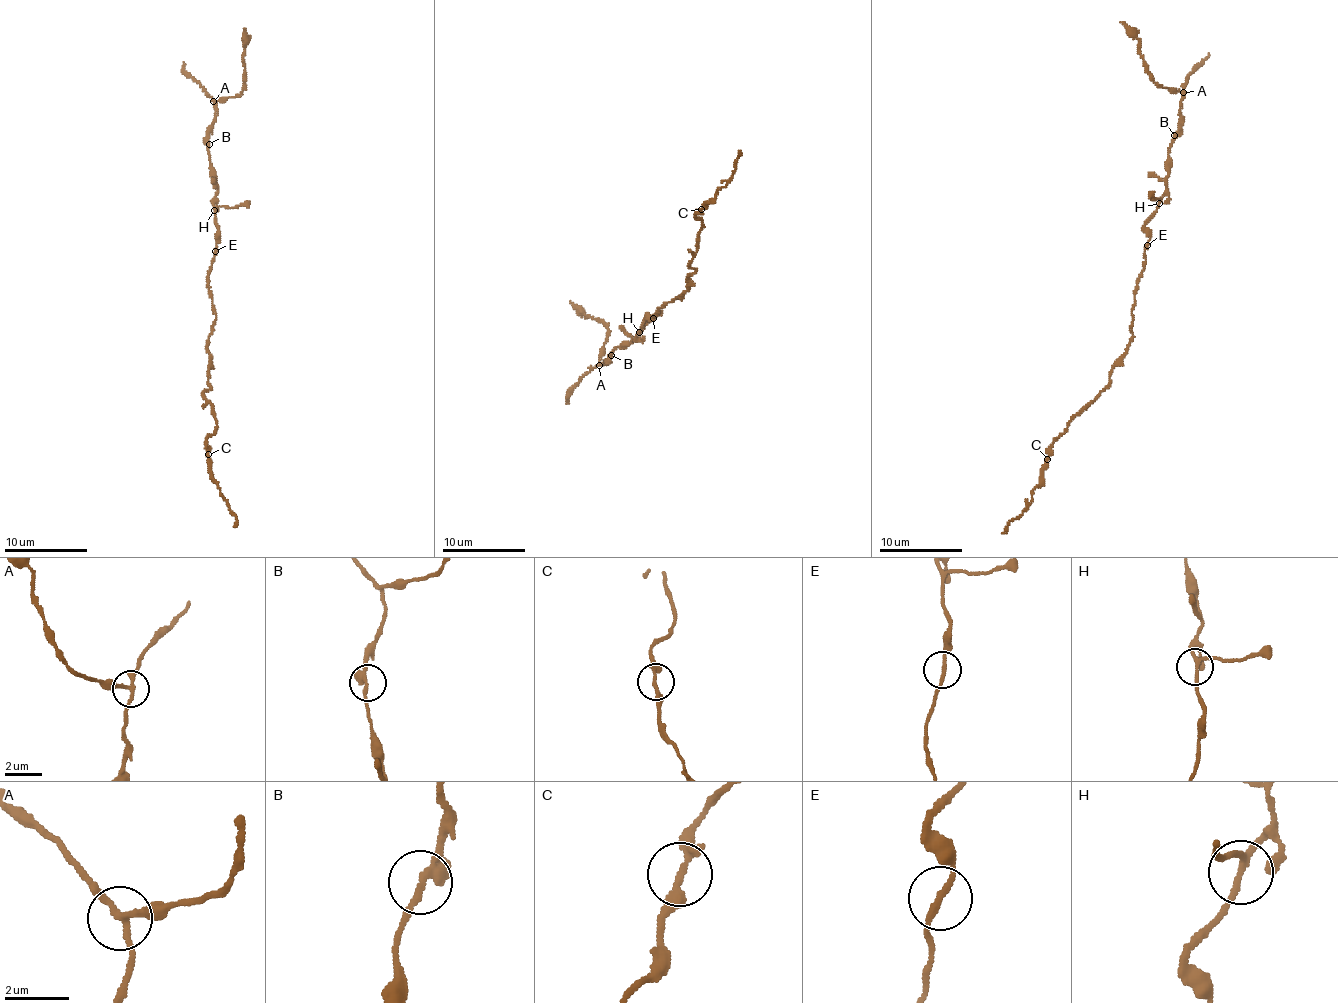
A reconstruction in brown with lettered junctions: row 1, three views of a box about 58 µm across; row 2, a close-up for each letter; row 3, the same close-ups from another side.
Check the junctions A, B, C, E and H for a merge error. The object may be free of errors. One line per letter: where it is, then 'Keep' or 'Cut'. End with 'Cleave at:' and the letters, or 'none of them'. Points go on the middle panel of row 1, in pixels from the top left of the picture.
A: Place: (599, 365). Cut
B: Place: (611, 355). Keep
C: Place: (701, 209). Keep
E: Place: (653, 318). Keep
H: Place: (639, 332). Keep
Cleave at: A

